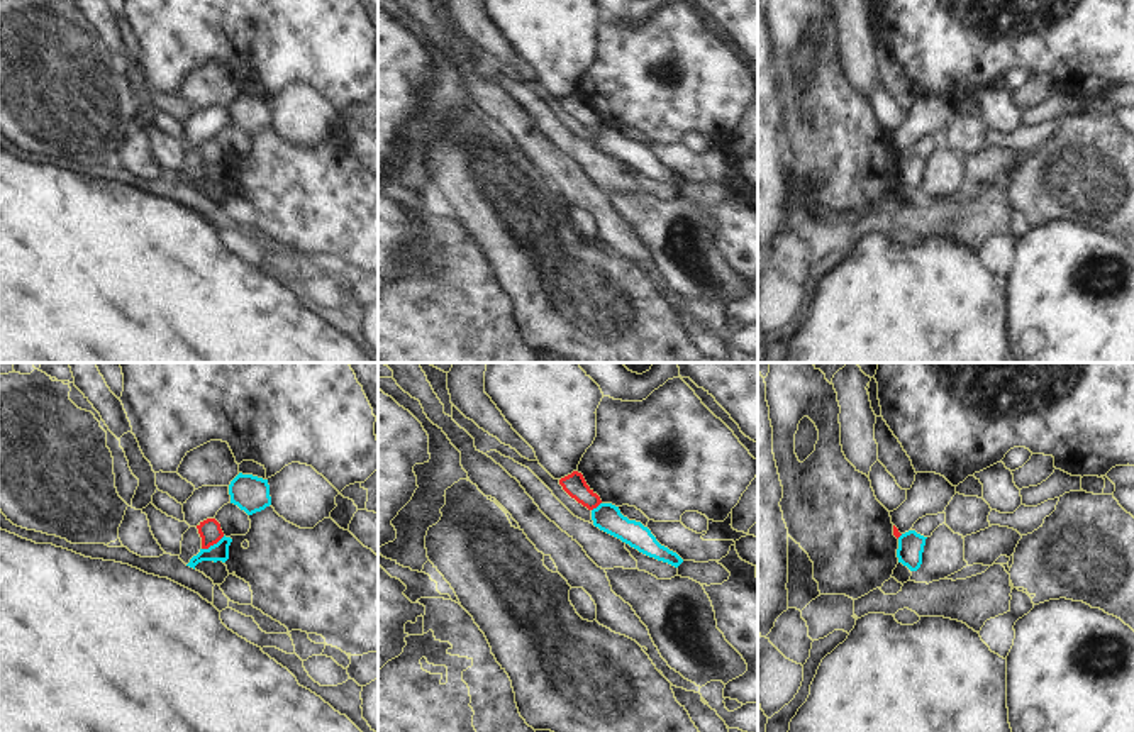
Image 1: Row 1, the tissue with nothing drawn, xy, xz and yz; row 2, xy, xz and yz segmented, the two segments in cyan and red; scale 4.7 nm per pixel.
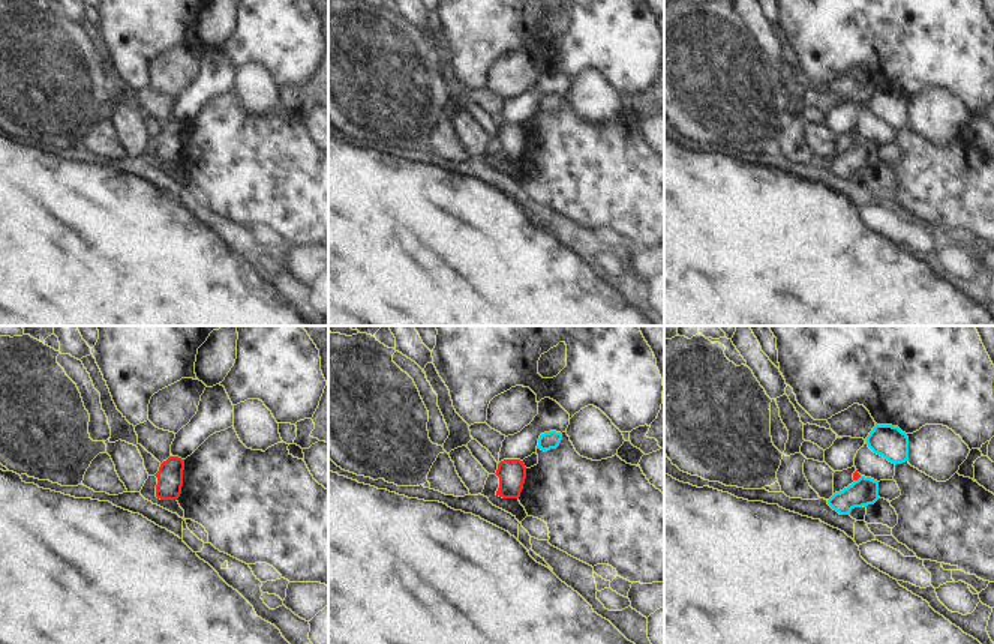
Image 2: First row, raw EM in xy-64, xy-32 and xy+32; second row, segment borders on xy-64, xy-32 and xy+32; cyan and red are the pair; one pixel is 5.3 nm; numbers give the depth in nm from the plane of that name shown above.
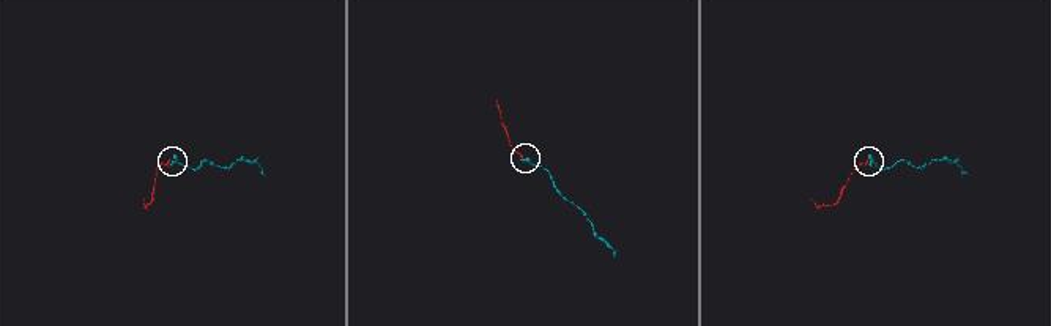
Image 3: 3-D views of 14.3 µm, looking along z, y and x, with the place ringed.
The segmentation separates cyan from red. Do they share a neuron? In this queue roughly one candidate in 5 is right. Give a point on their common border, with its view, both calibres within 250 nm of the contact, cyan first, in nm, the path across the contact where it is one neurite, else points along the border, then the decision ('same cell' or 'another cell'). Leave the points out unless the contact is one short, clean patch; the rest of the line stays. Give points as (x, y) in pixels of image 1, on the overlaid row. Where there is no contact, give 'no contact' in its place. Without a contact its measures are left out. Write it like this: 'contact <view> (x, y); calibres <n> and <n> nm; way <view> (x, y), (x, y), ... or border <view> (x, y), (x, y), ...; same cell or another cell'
contact xy (214, 544); calibres 90 and 110 nm; border xy (224, 536), (202, 549); another cell

